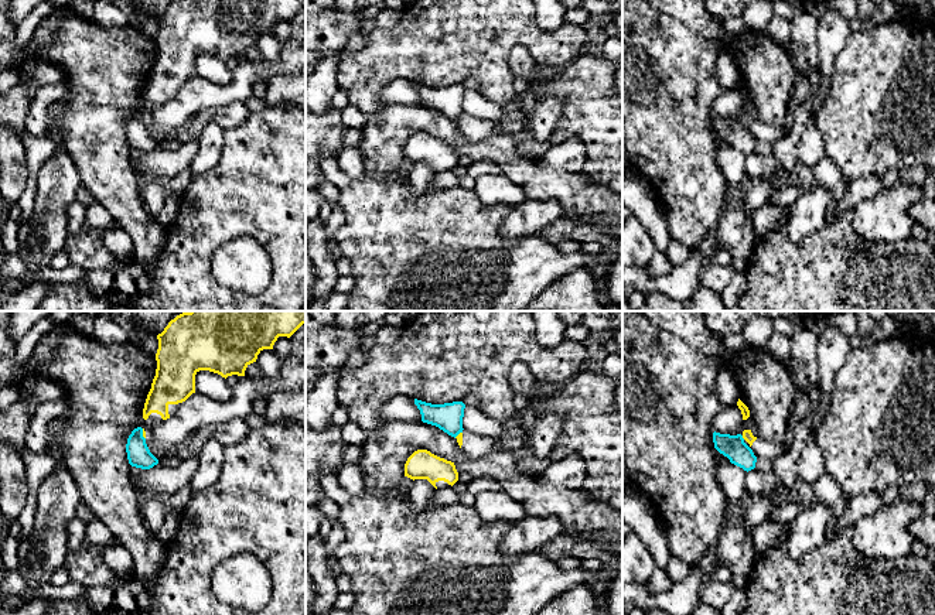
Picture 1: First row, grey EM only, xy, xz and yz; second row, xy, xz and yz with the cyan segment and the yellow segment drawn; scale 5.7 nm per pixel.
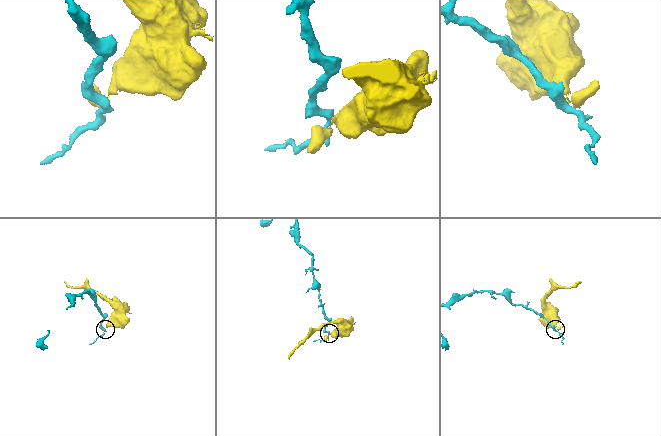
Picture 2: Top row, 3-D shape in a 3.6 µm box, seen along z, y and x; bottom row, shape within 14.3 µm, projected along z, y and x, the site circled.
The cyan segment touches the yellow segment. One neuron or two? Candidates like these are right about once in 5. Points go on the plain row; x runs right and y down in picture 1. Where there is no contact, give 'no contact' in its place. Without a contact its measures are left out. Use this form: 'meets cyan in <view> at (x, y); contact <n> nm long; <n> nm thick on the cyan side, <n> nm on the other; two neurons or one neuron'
meets cyan in yz at (741, 120); contact 30 nm long; 140 nm thick on the cyan side, 60 nm on the other; two neurons

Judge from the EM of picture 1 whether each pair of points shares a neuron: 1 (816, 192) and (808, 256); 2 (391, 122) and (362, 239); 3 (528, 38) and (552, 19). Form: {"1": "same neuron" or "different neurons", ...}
{"1": "different neurons", "2": "different neurons", "3": "different neurons"}

